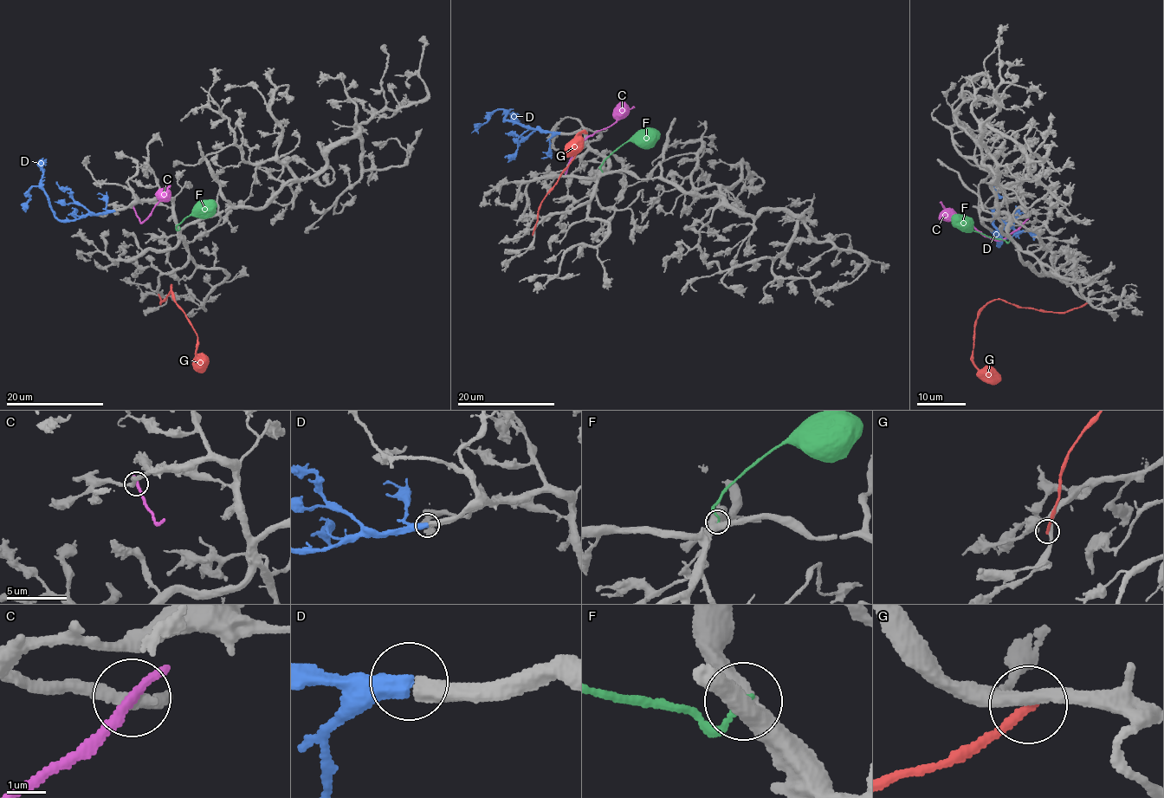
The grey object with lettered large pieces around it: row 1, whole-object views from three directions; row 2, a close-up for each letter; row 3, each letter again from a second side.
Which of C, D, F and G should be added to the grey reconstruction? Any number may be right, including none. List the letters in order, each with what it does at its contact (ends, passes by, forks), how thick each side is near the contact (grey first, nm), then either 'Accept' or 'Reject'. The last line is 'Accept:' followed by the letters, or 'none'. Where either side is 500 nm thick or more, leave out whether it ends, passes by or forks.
C: It ends there. Thickness 280 nm (grey) against 280 nm. Reject
D: It ends there. Thickness 440 nm (grey) against 480 nm. Accept
F: It ends there. Thickness 400 nm (grey) against 150 nm. Reject
G: It ends there. Thickness 320 nm (grey) against 240 nm. Reject
Accept: D

